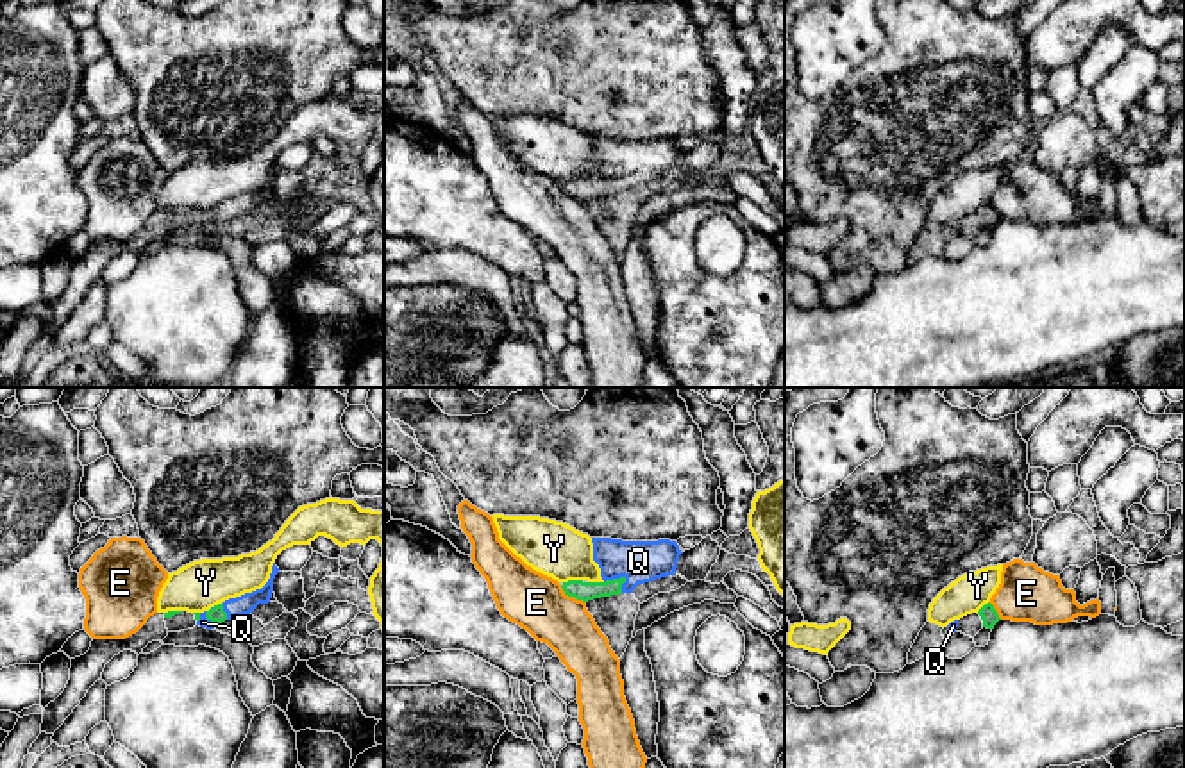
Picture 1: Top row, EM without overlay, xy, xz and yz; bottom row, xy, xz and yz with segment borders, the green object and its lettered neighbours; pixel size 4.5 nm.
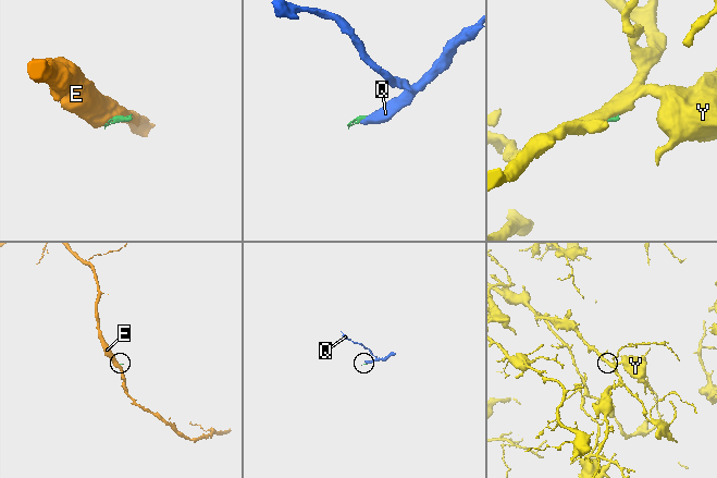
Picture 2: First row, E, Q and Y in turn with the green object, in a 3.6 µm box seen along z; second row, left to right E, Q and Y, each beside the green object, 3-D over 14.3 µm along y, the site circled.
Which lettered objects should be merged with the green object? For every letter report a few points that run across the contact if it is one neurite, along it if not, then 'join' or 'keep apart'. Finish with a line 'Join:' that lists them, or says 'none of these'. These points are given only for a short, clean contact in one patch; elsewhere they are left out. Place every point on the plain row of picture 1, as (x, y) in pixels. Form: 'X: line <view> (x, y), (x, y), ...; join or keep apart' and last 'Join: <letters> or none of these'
E: line xz (560, 186), (569, 195), (585, 202); keep apart
Q: line xz (579, 190), (605, 190), (615, 179), (631, 163), (638, 161); join
Y: line xz (581, 179), (563, 183); keep apart
Join: Q

